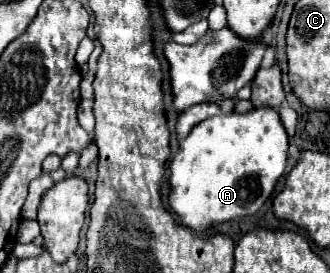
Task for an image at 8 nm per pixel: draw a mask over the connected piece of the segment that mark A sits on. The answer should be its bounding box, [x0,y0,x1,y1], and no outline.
[170,107,290,231]

